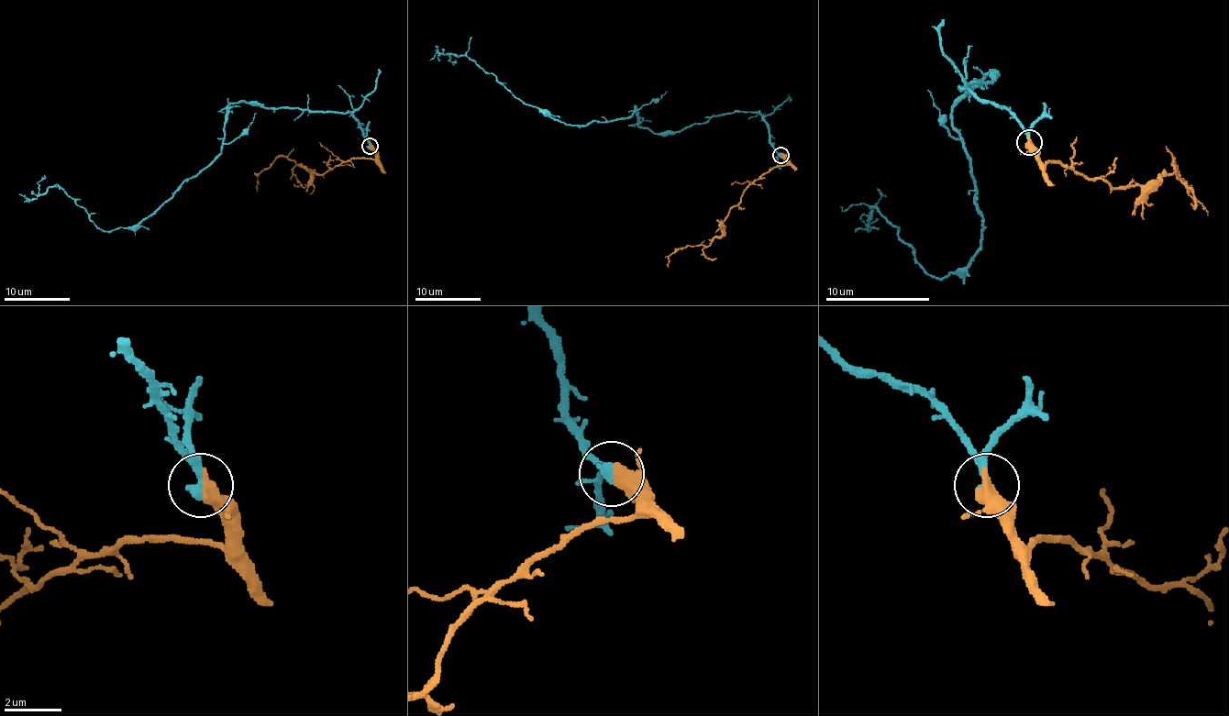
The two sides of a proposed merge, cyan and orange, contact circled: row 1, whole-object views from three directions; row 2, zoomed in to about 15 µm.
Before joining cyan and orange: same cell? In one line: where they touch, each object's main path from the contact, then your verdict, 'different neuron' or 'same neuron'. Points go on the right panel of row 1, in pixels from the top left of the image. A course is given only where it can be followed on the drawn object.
at (1029, 142); cyan runs (1030, 143), (959, 88), (993, 72), (952, 109), (983, 218), (962, 270), (931, 278), (879, 218); orange runs (1030, 143), (1043, 163), (1058, 160), (1087, 179), (1118, 187), (1152, 184), (1173, 171), (1173, 159), (1207, 215); same neuron

